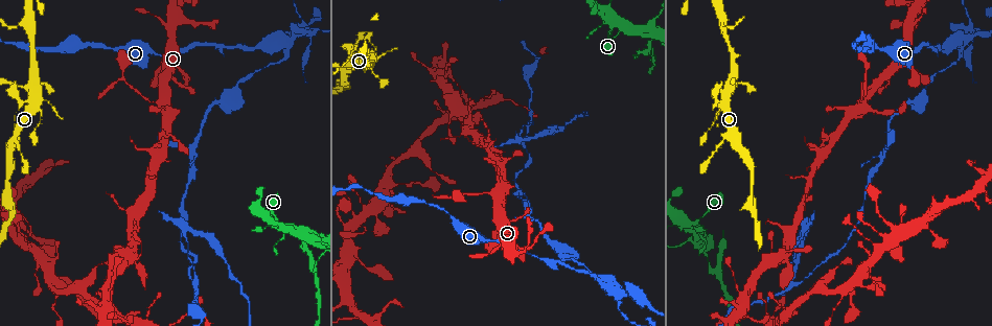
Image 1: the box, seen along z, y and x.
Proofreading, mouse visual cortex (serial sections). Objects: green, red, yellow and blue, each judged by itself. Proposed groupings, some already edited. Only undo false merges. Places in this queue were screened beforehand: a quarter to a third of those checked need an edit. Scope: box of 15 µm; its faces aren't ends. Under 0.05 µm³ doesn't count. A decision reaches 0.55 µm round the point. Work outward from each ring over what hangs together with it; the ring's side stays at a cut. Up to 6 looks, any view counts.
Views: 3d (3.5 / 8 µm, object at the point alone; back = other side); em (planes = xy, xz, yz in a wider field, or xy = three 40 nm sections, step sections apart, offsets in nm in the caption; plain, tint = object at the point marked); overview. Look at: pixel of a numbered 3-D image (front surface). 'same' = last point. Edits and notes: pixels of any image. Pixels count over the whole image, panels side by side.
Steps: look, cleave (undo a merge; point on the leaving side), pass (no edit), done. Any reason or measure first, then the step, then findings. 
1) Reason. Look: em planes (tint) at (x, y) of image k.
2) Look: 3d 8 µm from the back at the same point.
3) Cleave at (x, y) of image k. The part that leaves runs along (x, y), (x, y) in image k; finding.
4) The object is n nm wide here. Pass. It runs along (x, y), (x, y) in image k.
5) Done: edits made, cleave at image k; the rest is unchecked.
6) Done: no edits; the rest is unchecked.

Branch point. Look: 3d 8 µm at (35, 90) of image 1.

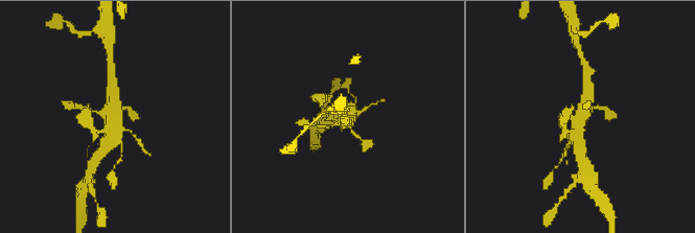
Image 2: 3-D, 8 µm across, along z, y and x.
Need the tissue. Look: em xy step 3 (tint) at (111, 113) of image 2.

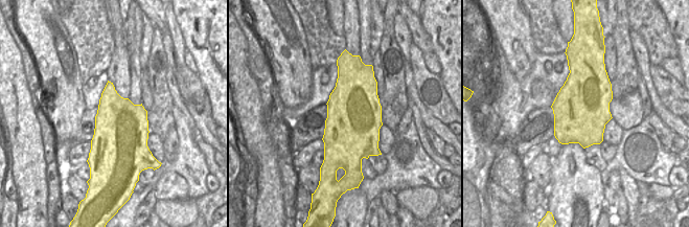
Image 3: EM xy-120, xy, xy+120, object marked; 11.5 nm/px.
Pass. It runs along (578, 142), (586, 83) in image 2; continuous, no second cell.

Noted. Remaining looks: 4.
Arms run side by side. Look: 3d 3.5 µm at (613, 23) of image 1.

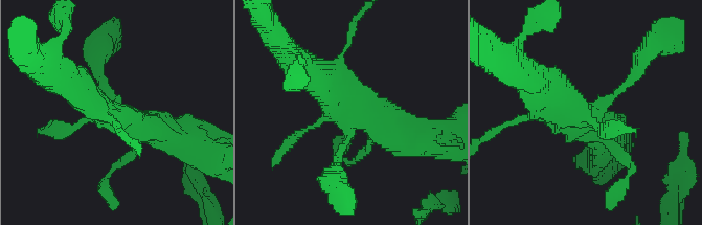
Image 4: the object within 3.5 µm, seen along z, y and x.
Shape alone is not enough. Look: em xy step 2 (tint) at (589, 115) of image 4.

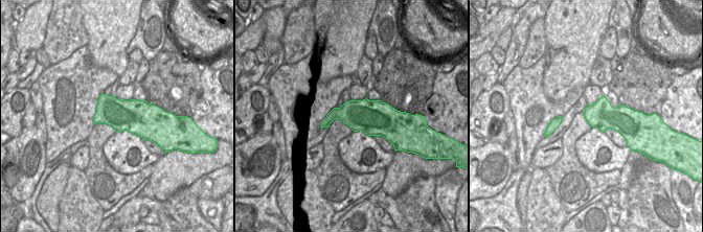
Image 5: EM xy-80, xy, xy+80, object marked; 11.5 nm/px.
Look: em xy step 3 (tint) at the same point.

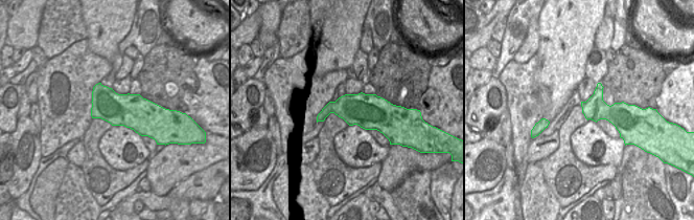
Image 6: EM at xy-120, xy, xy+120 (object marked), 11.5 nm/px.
Pass. It runs along (98, 74), (117, 116), (179, 141) in image 4; one cell here.

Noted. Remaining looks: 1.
Done: no edits; the rest is unchecked.

